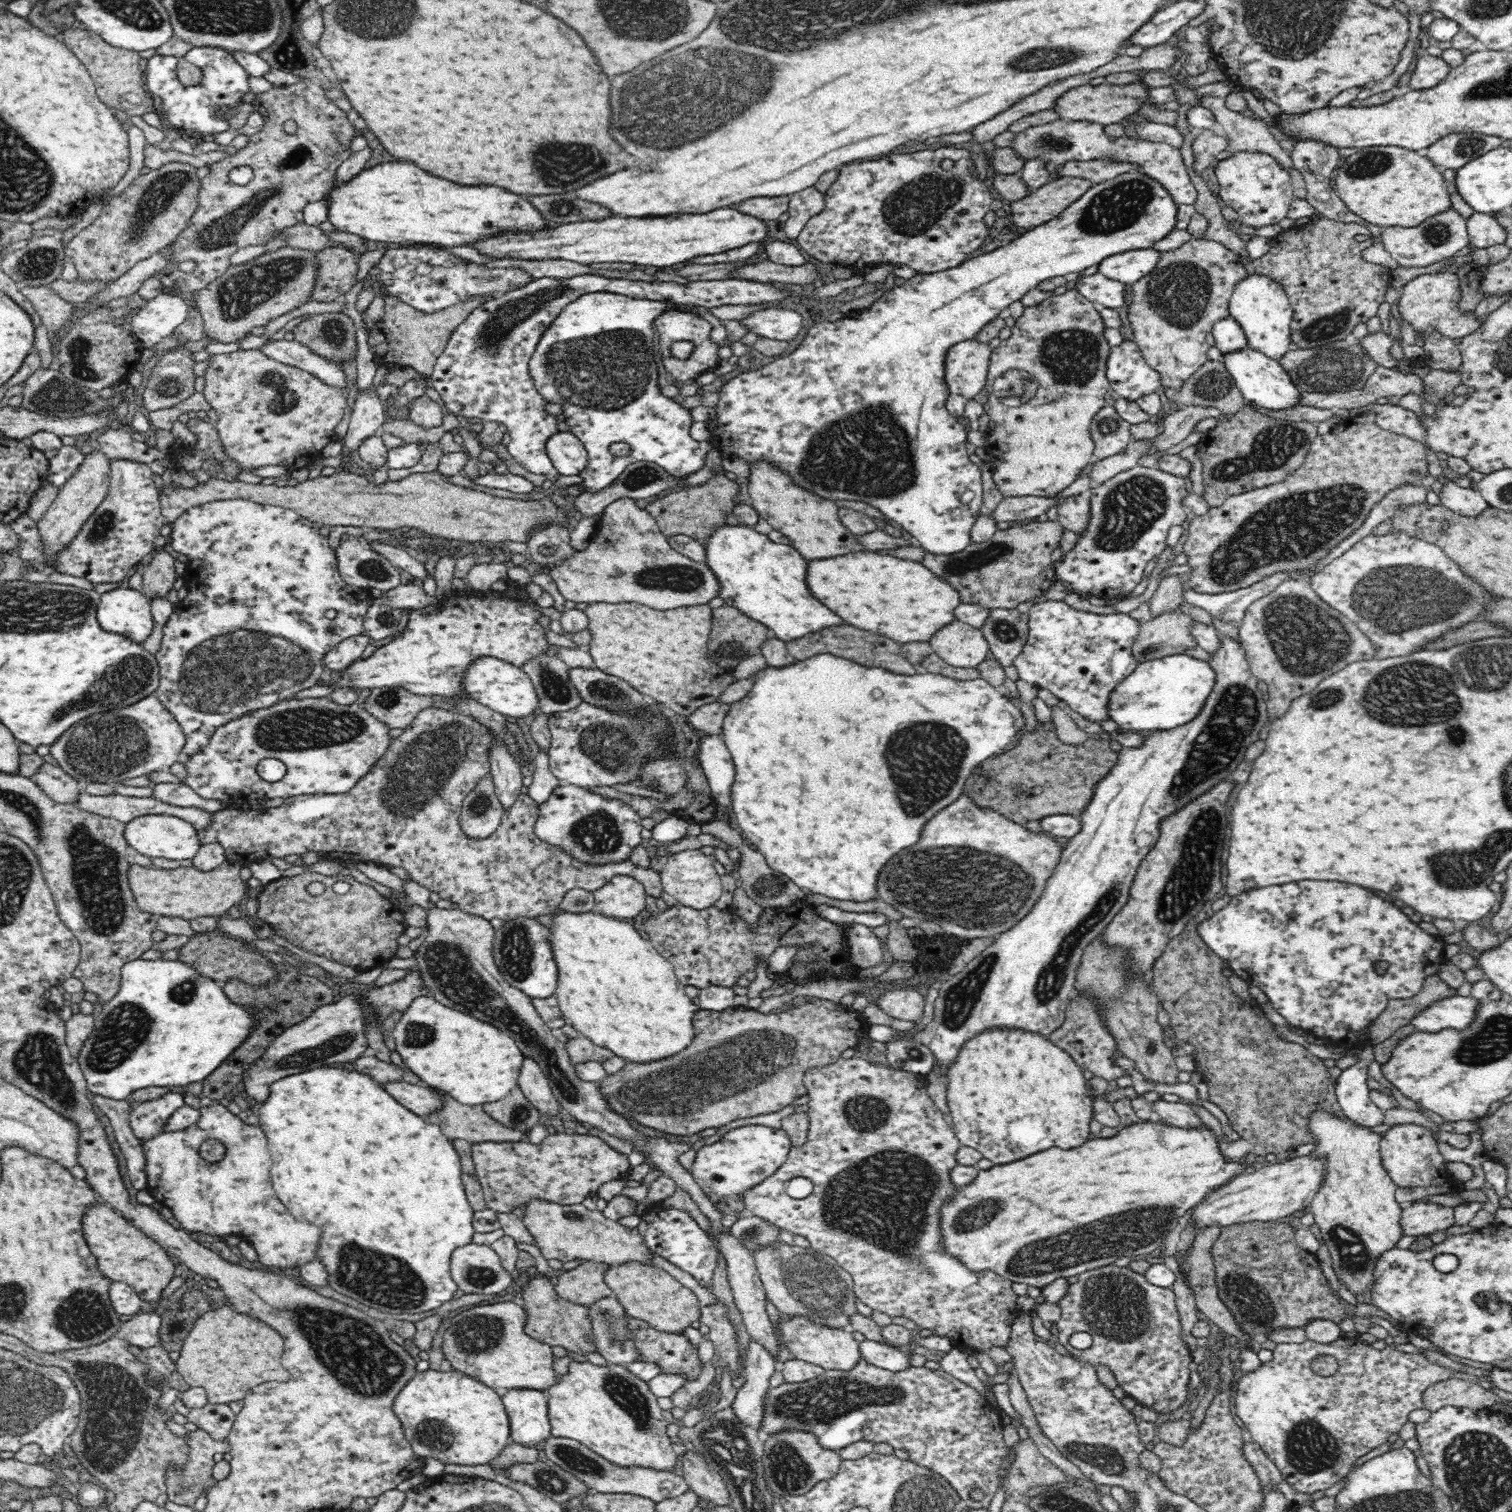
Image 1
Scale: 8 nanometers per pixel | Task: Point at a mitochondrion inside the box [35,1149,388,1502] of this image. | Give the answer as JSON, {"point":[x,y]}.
{"point":[116,1401]}

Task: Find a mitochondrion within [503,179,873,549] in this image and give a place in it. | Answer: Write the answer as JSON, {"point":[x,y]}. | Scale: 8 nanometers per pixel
{"point":[609,371]}

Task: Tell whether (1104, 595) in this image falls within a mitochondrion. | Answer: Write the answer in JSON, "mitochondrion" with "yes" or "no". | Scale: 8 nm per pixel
{"mitochondrion":"no"}

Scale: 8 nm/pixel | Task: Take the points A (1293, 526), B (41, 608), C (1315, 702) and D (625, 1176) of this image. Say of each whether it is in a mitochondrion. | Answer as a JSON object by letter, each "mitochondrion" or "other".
{"A":"mitochondrion","B":"mitochondrion","C":"mitochondrion","D":"other"}

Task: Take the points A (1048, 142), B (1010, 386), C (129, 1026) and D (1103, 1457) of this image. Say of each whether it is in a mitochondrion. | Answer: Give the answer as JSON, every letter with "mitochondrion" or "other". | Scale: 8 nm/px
{"A":"mitochondrion","B":"mitochondrion","C":"mitochondrion","D":"mitochondrion"}

